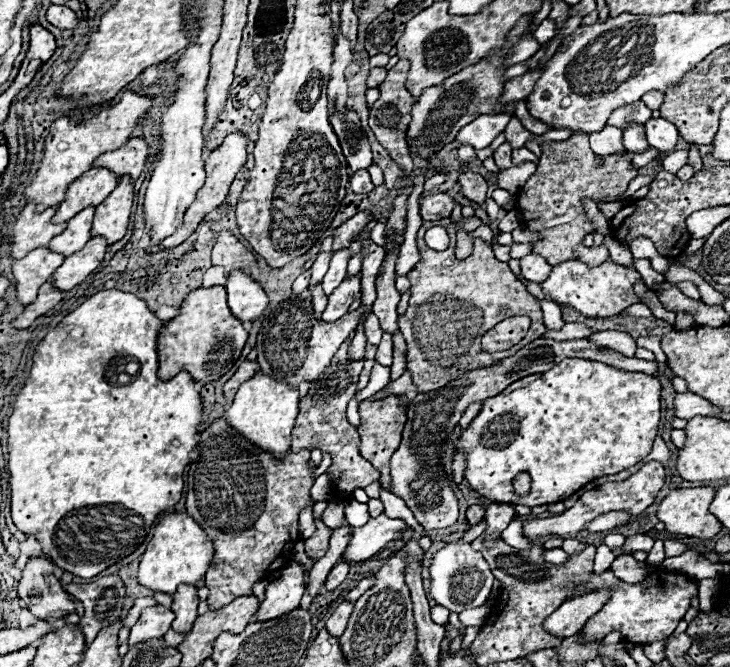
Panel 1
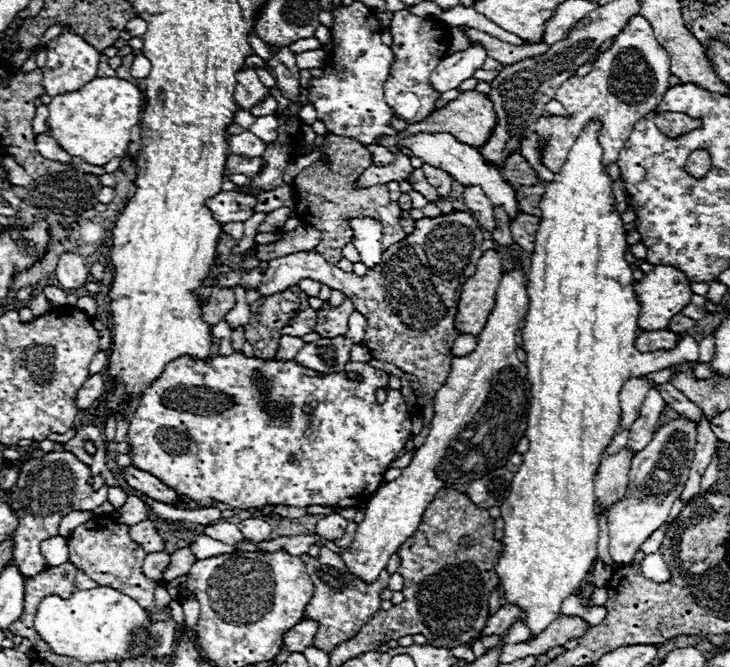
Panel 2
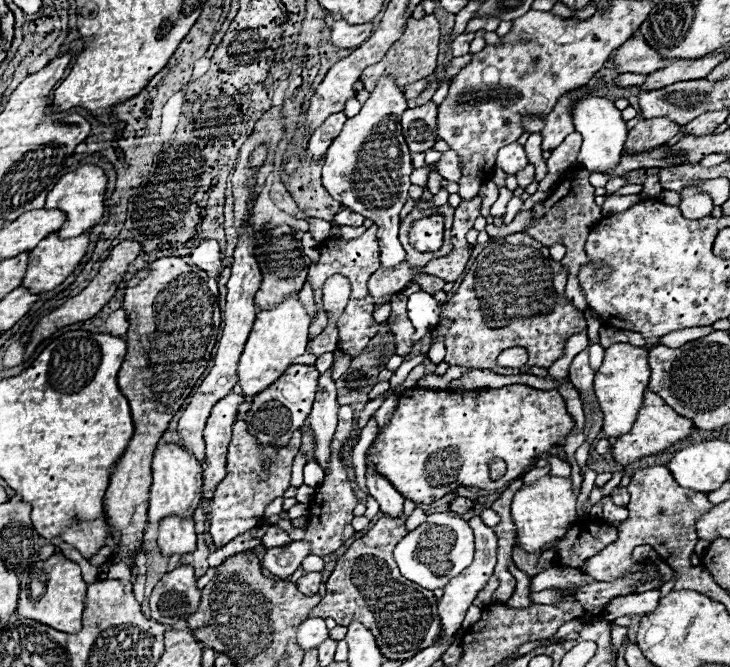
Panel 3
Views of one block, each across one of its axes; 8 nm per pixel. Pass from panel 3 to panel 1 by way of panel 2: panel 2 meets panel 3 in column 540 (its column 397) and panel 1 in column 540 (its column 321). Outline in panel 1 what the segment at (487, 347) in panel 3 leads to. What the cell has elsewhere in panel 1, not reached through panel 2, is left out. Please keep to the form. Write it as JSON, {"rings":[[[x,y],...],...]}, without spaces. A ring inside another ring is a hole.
{"rings":[[[528,254],[520,260],[520,266],[522,266],[522,274],[526,274],[528,280],[532,282],[542,282],[548,278],[552,266],[542,258],[542,256],[536,256],[536,254]]]}

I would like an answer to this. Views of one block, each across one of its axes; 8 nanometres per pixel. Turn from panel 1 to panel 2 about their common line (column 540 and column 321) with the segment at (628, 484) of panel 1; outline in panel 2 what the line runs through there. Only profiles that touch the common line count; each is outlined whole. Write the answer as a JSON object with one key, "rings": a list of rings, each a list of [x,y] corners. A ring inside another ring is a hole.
{"rings":[[[328,514],[322,520],[318,520],[316,534],[326,538],[326,540],[336,540],[336,538],[340,538],[344,534],[346,526],[348,526],[346,518],[342,518],[340,514]]]}

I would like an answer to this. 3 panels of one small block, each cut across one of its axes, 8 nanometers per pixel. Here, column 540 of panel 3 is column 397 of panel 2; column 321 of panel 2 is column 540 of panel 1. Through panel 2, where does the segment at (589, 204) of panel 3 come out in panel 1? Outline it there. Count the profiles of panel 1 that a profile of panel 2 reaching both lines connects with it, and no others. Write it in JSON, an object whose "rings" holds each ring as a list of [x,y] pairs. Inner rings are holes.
{"rings":[[[576,132],[564,142],[544,142],[536,172],[520,188],[520,216],[526,228],[542,234],[542,240],[532,248],[532,252],[544,256],[552,266],[566,260],[578,260],[580,256],[576,256],[576,250],[572,248],[582,244],[584,234],[594,232],[594,226],[584,214],[582,198],[590,196],[592,200],[600,202],[602,196],[618,196],[628,188],[628,182],[638,176],[638,170],[634,170],[630,164],[630,154],[604,156],[602,166],[598,166],[596,160],[598,156],[588,146],[588,134]]]}

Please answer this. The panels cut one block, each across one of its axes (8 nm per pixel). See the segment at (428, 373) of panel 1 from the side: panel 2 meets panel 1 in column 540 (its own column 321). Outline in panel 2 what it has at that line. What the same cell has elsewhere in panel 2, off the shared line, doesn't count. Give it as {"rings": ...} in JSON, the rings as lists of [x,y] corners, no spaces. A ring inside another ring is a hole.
{"rings":[[[348,298],[338,308],[328,308],[328,302],[324,302],[324,308],[318,312],[316,332],[322,338],[344,336],[346,330],[348,330],[348,316],[352,312],[354,312],[354,306],[352,306],[352,302]]]}

